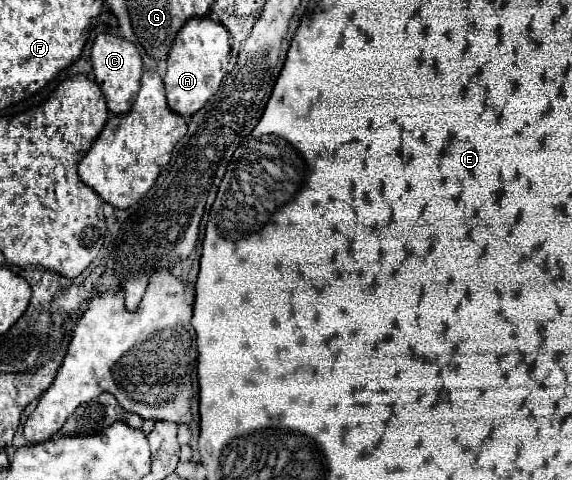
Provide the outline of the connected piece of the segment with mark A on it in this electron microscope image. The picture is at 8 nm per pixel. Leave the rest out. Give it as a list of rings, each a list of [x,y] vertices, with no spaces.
[[[209,17],[189,19],[179,31],[167,57],[167,73],[163,77],[163,83],[167,91],[169,109],[181,117],[193,115],[199,109],[203,109],[203,105],[221,87],[221,81],[227,71],[227,63],[229,63],[229,53],[231,53],[229,33],[221,23]]]

